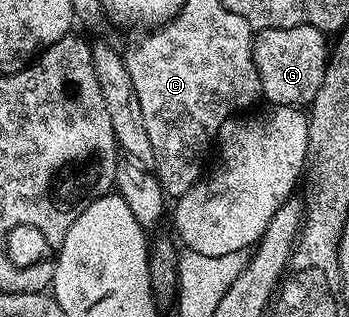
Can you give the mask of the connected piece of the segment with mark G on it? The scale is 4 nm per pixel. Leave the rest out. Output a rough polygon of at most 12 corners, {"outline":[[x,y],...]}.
{"outline":[[310,25],[253,38],[261,97],[308,107],[323,83],[327,37]]}

